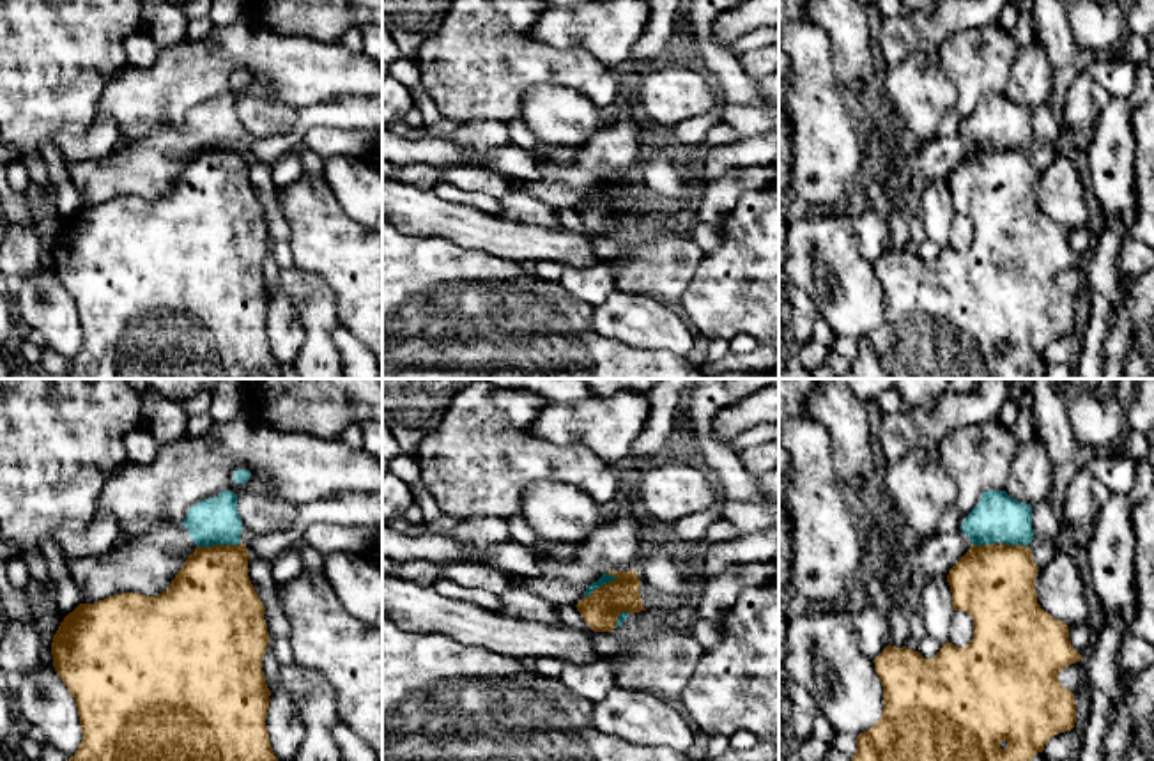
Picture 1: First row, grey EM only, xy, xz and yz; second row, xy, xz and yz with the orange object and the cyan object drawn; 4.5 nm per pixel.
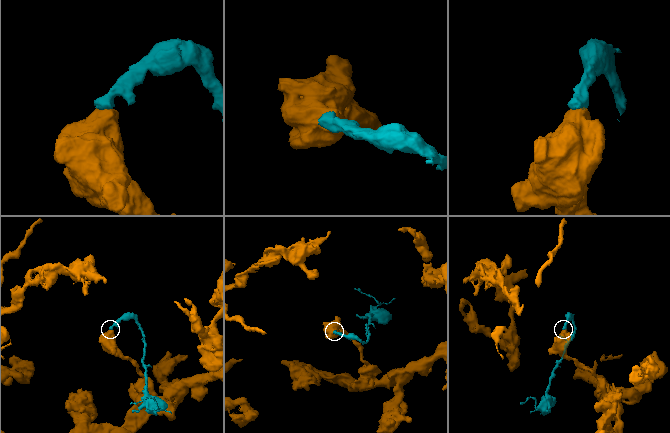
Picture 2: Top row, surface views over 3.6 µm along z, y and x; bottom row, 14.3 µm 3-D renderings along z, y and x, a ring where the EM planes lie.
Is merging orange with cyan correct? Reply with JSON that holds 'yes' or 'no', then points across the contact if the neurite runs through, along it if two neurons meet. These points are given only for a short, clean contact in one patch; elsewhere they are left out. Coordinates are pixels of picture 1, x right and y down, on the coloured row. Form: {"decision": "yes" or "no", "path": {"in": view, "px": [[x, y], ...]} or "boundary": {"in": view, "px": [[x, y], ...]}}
{"decision": "no", "boundary": {"in": "xy", "px": [[239, 542], [197, 547]]}}

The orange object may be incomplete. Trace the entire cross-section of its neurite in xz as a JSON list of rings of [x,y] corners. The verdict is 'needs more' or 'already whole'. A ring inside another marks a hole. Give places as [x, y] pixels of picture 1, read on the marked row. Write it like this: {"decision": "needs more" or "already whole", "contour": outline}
{"decision": "already whole", "contour": [[[609,570],[607,573],[616,579],[596,588],[575,605],[595,632],[612,632],[618,616],[625,611],[628,614],[646,611],[639,595],[641,580],[637,579],[635,570]]]}

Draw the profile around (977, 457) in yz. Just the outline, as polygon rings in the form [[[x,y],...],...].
[[[996,419],[947,432],[938,444],[940,464],[956,485],[956,508],[968,515],[986,490],[1005,490],[1021,442]]]

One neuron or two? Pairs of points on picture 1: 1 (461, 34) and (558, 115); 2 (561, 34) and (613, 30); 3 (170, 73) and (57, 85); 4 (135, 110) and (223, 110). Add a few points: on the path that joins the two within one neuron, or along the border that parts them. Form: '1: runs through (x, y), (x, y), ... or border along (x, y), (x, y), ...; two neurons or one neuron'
1: border along (569, 87), (533, 85), (523, 99), (519, 117); two neurons
2: runs through (574, 30), (600, 30); one neuron
3: border along (128, 64), (107, 82), (94, 114); two neurons
4: border along (211, 99), (197, 105), (181, 126); two neurons

